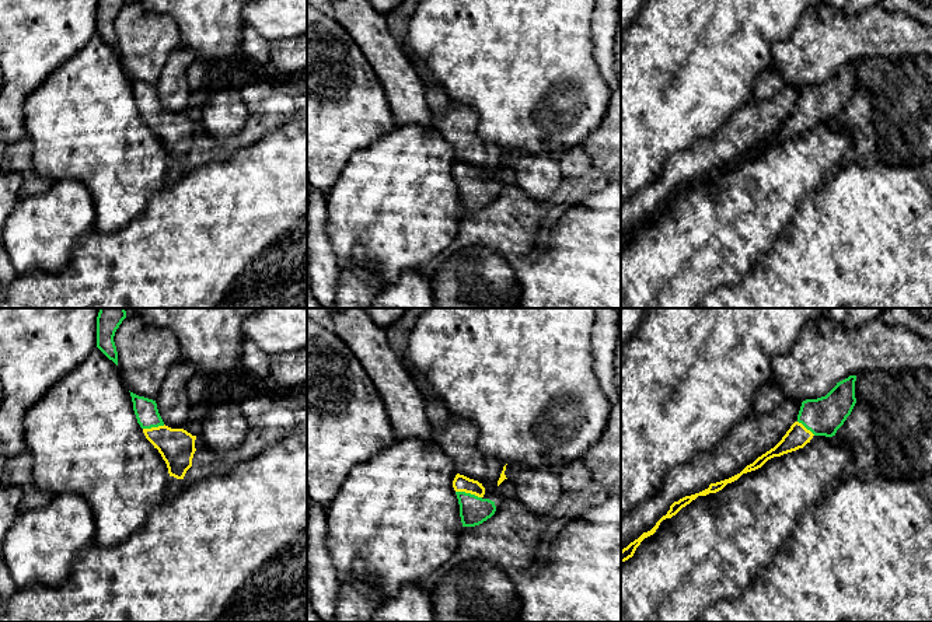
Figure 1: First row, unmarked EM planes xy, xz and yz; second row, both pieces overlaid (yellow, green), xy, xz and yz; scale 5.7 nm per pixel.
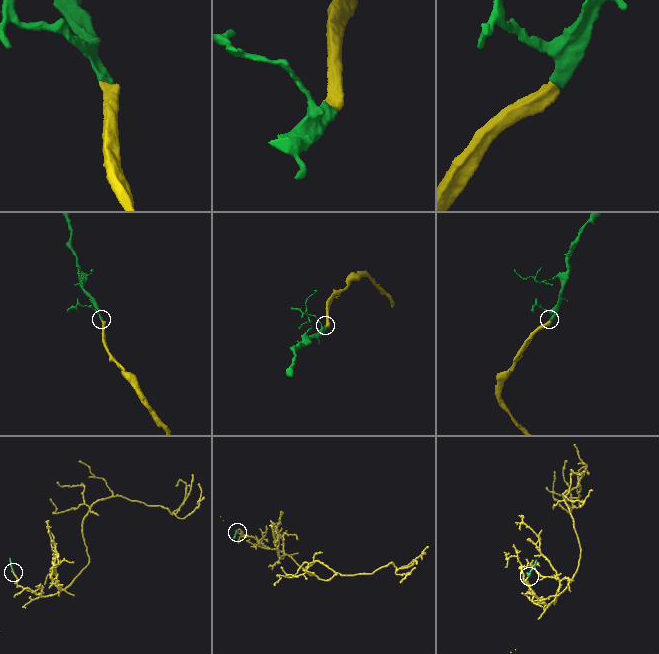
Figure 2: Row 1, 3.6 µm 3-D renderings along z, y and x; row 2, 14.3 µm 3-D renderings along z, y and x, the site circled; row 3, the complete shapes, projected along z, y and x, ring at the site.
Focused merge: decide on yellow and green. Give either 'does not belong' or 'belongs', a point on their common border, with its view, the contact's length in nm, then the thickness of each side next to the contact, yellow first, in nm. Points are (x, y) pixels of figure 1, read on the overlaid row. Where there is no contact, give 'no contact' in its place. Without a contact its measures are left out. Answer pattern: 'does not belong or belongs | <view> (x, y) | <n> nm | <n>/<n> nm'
belongs | xz (468, 492) | 160 nm | 100/170 nm

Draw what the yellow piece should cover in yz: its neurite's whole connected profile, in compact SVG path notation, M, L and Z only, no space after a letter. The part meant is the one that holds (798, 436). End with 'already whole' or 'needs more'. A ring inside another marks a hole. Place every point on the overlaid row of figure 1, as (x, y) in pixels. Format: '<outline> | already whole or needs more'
M849 375L848 378L837 382L837 385L825 396L803 401L797 420L790 426L790 429L774 448L758 457L740 474L729 479L711 483L708 489L674 502L670 506L667 514L663 516L650 531L643 532L638 539L621 551L621 563L633 556L640 542L645 538L653 535L663 520L676 516L683 507L690 504L698 496L716 493L727 483L737 481L743 474L761 468L768 459L803 448L814 436L835 436L837 430L844 424L856 403L855 381L856 375Z | needs more

